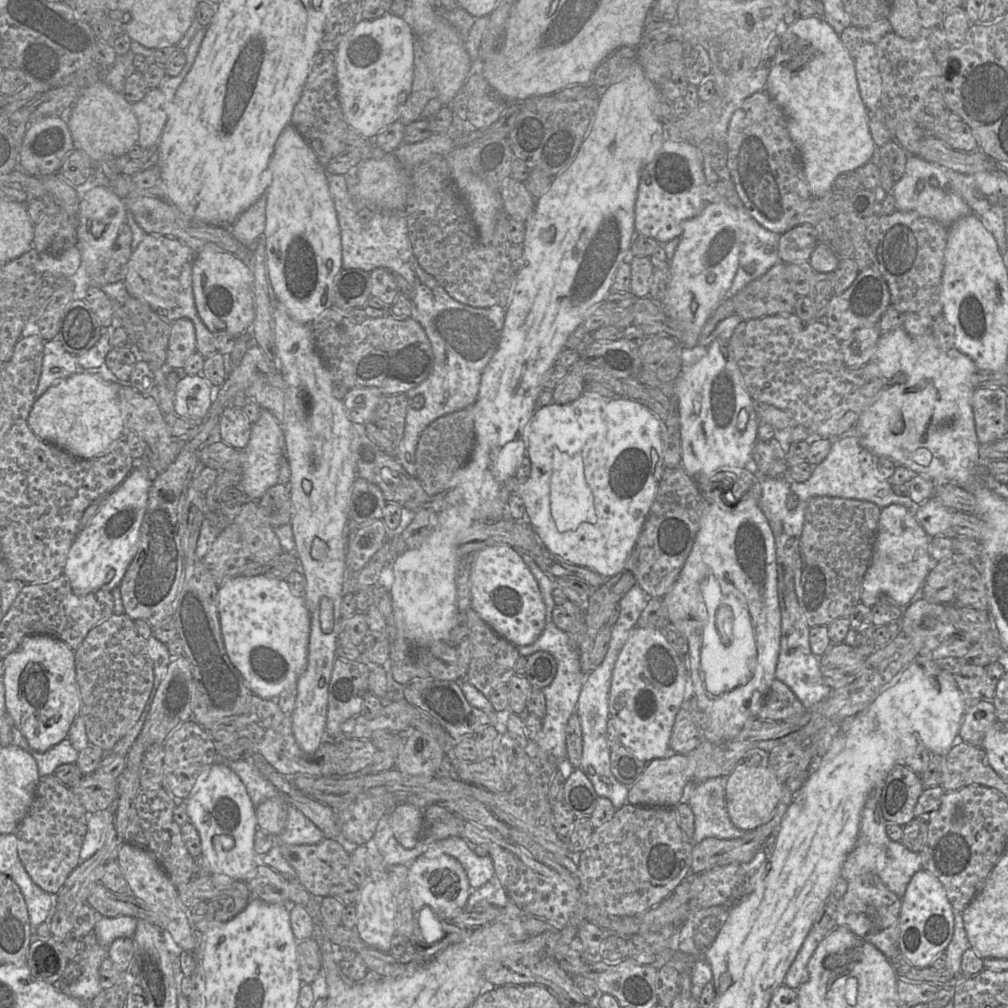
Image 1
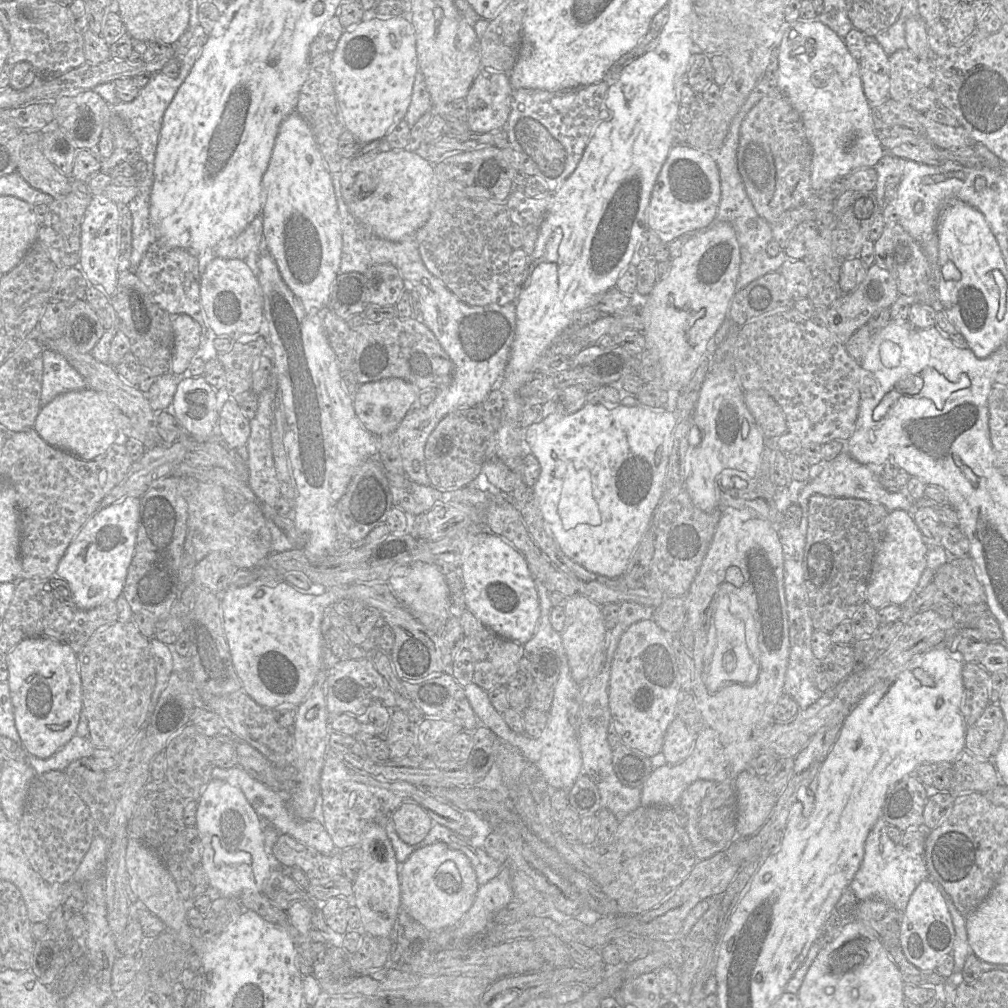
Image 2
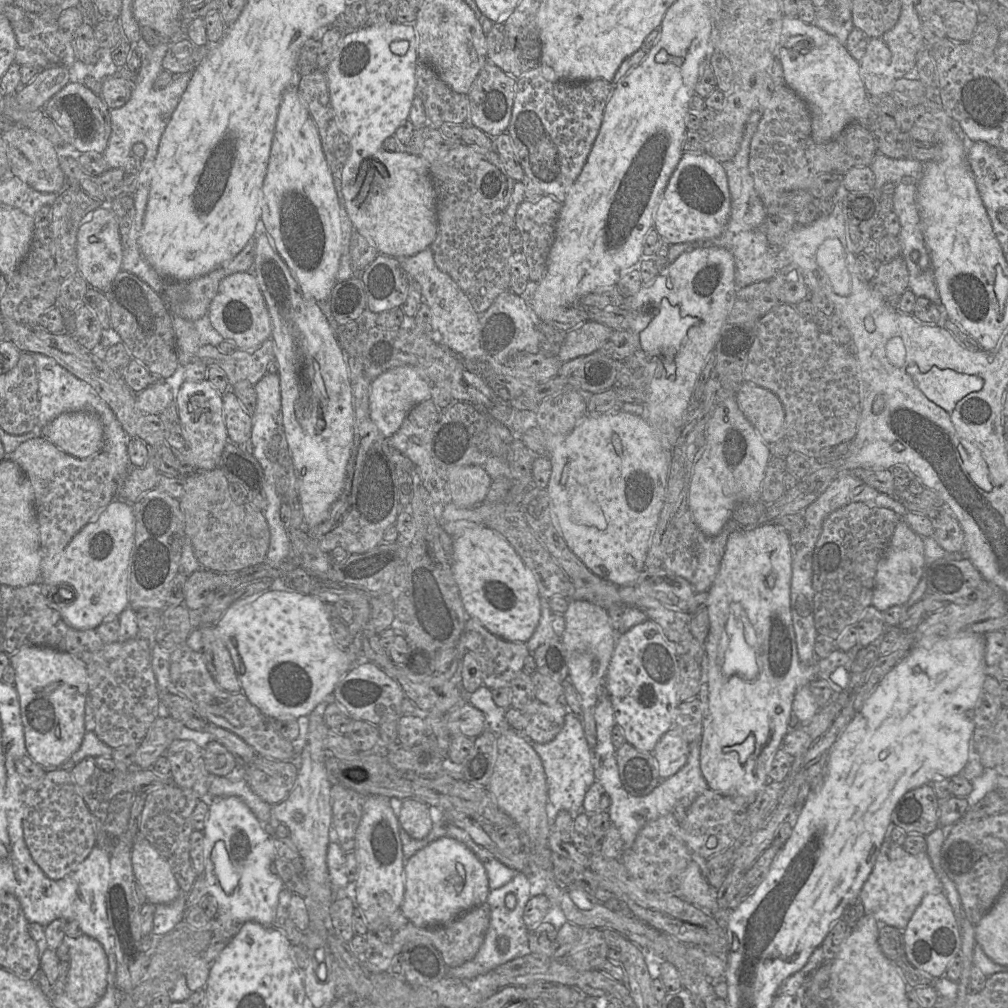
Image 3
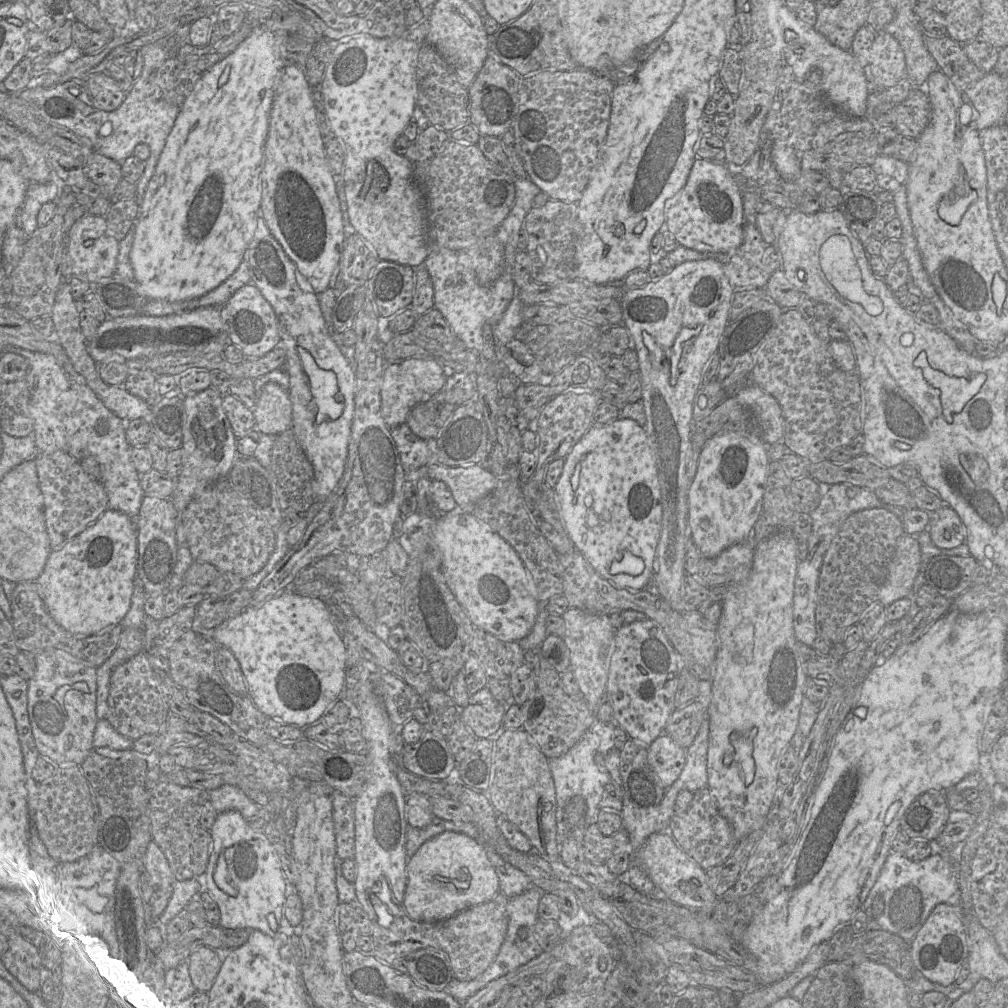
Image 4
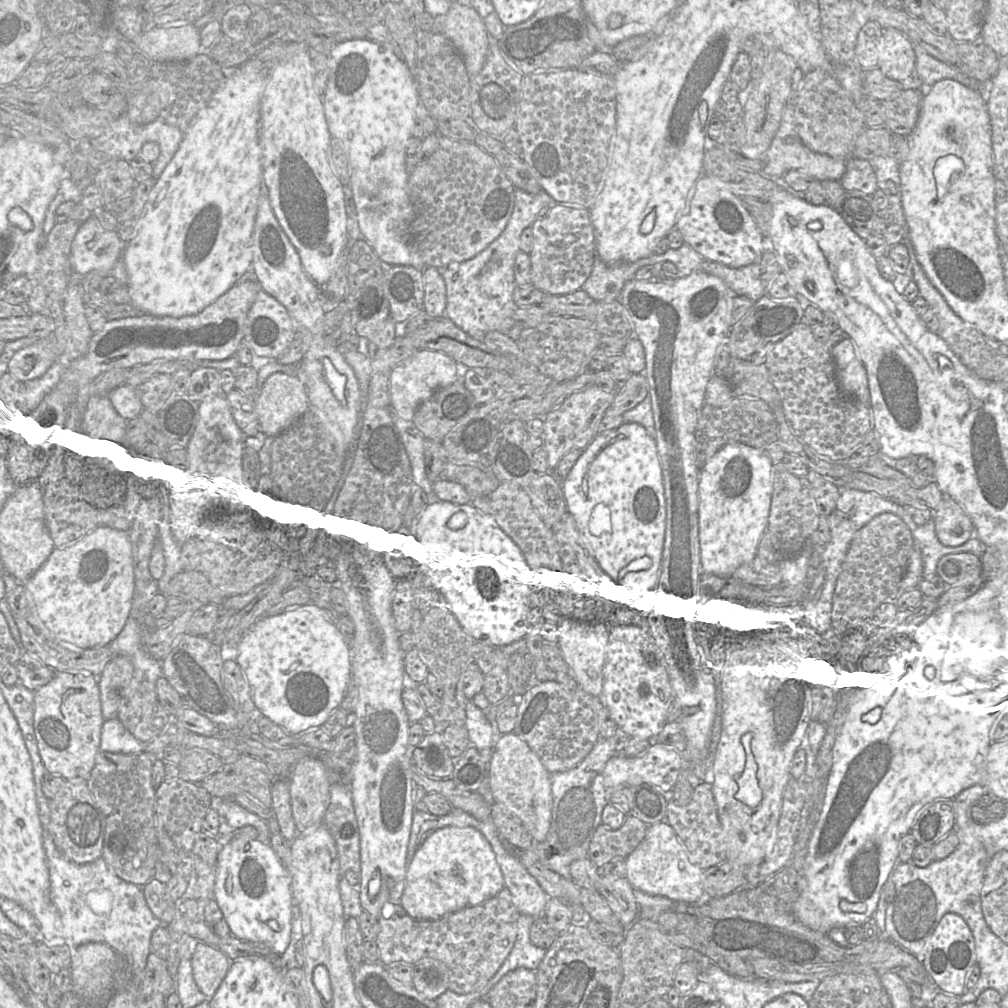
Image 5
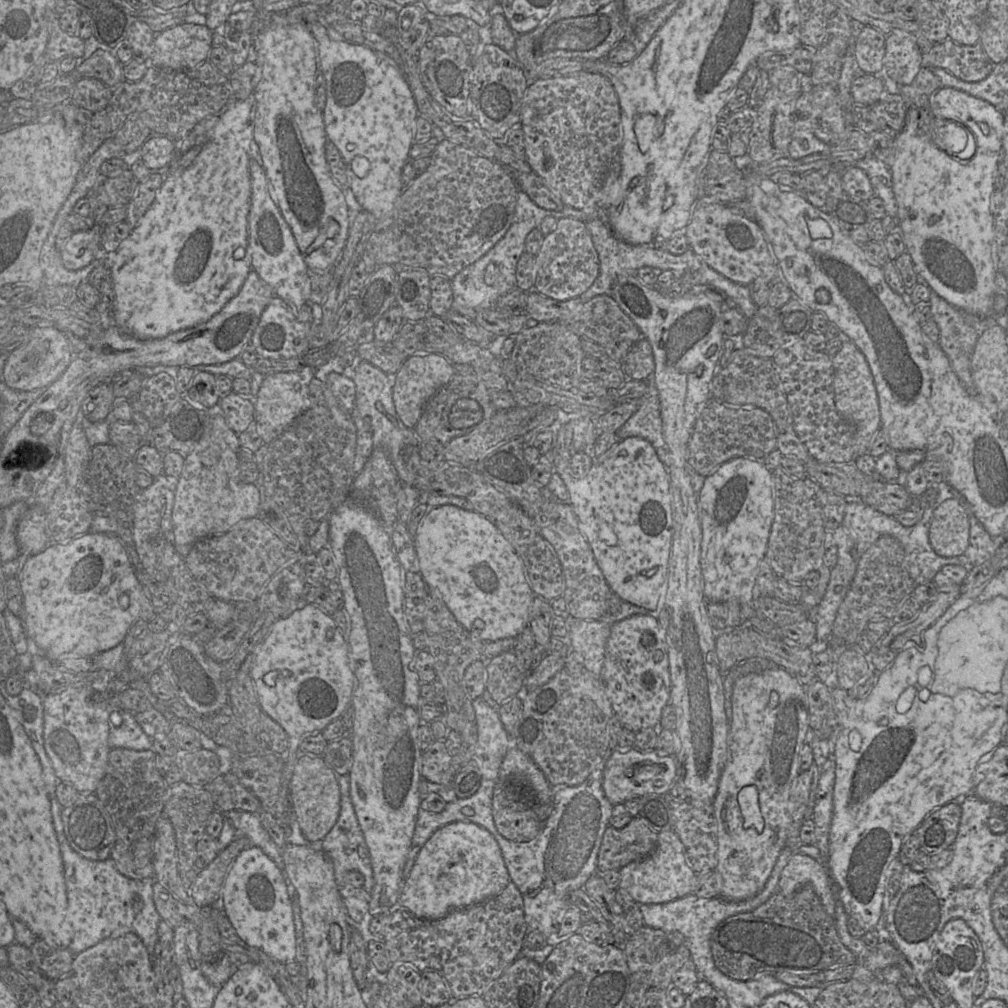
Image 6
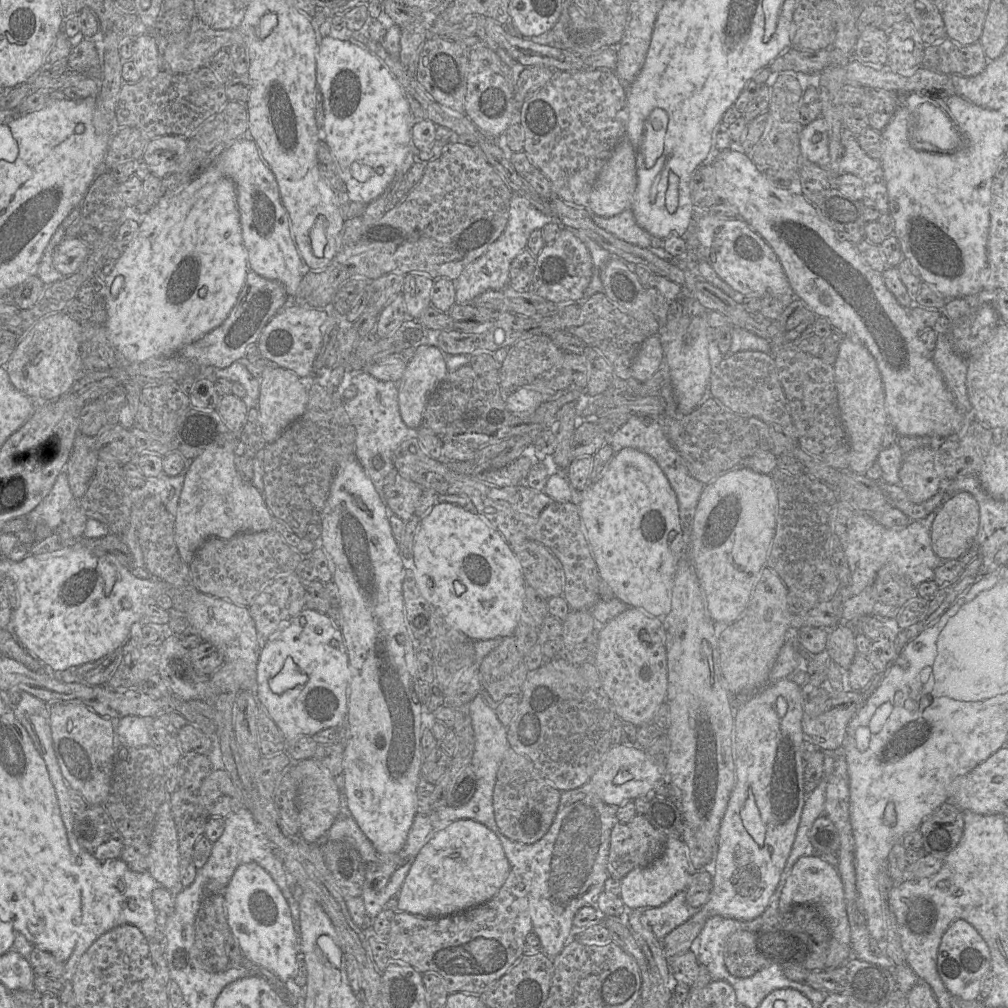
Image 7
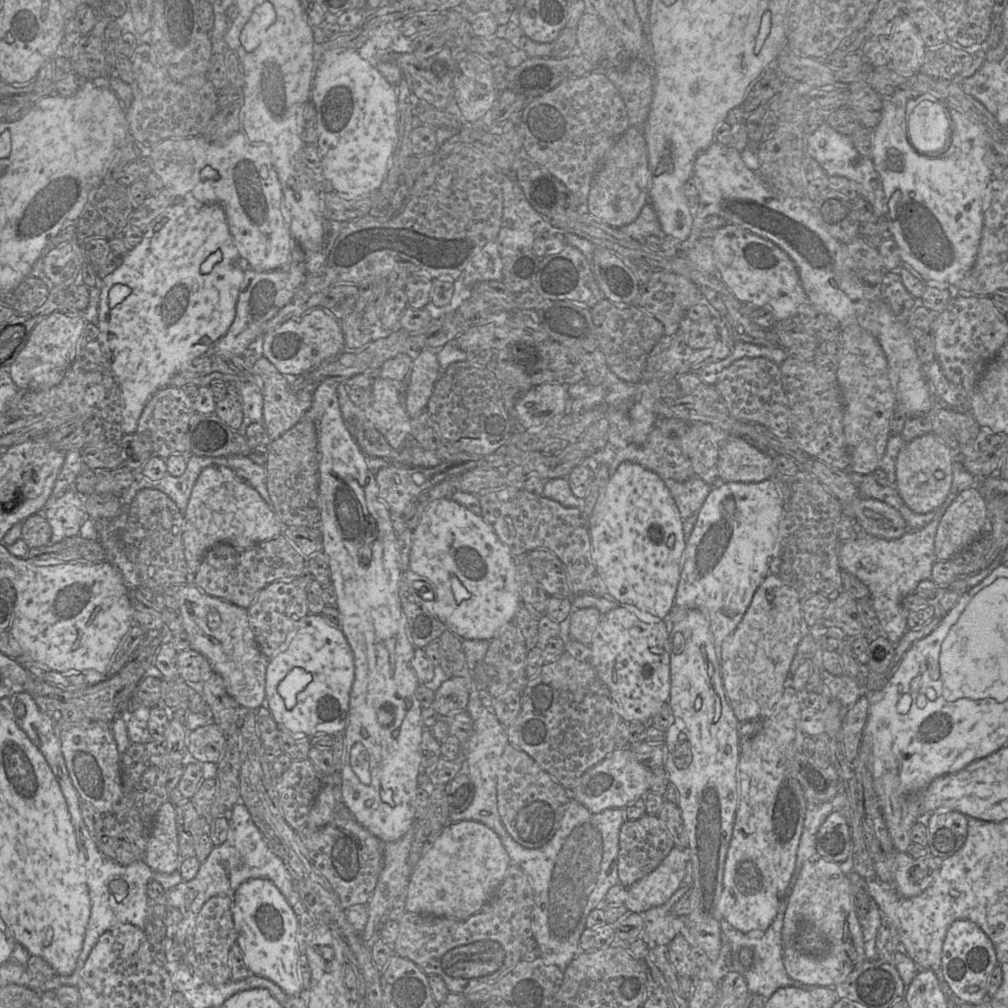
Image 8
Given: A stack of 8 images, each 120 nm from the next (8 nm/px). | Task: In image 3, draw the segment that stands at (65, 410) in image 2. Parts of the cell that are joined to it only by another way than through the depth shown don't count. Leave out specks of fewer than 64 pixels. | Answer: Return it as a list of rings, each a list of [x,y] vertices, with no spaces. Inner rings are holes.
[[[89,412],[64,413],[46,424],[40,434],[65,453],[85,459],[102,450],[103,428]]]

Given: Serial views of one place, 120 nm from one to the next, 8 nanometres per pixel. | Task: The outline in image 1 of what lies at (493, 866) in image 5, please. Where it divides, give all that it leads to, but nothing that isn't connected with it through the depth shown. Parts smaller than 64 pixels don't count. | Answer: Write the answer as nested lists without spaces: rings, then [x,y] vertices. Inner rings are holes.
[[[423,854],[418,856],[408,865],[407,882],[413,907],[412,918],[422,907],[429,907],[439,919],[451,921],[466,907],[472,892],[461,863],[447,854],[435,857],[425,857]]]

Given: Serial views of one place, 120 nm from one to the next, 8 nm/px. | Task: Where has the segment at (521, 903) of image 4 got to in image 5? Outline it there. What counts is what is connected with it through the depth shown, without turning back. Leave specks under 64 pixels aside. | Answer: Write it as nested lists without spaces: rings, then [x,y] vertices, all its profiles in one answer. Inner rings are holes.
[[[521,914],[518,919],[518,933],[515,940],[514,946],[509,953],[508,957],[505,959],[496,974],[488,981],[488,983],[482,988],[475,992],[476,994],[481,994],[481,998],[485,998],[492,987],[499,982],[499,980],[505,976],[507,973],[517,969],[517,968],[527,968],[532,971],[536,971],[543,960],[546,950],[535,946],[530,939],[530,928],[533,923],[534,917],[530,915]]]

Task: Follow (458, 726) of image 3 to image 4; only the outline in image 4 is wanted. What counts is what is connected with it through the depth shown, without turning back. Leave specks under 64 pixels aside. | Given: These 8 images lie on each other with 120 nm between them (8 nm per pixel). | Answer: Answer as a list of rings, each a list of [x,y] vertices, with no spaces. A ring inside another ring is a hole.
[[[498,703],[494,709],[486,709],[480,704],[468,704],[459,710],[459,719],[476,738],[488,738],[502,725],[509,706],[507,703]]]

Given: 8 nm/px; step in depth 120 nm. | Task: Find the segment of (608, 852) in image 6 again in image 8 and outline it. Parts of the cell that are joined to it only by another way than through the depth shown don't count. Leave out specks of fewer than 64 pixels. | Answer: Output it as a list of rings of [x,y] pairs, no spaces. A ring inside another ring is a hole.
[[[646,813],[637,820],[626,820],[619,833],[619,883],[627,888],[651,873],[661,864],[674,846],[672,836],[658,816]]]

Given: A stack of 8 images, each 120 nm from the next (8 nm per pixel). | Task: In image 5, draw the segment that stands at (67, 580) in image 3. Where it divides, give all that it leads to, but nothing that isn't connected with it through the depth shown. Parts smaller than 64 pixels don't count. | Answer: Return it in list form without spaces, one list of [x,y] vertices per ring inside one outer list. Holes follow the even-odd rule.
[[[99,521],[92,529],[64,547],[54,547],[43,565],[25,582],[38,615],[59,643],[76,652],[109,645],[123,629],[132,607],[135,568],[132,534],[127,527]]]

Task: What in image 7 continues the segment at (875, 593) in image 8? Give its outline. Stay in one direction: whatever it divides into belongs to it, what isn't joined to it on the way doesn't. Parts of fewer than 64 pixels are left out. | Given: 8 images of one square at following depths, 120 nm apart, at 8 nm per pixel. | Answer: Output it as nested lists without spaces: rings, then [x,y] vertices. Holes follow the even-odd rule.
[[[939,508],[903,528],[884,527],[868,513],[856,512],[852,526],[845,537],[840,538],[851,577],[849,585],[842,585],[839,589],[843,604],[840,624],[854,627],[863,616],[872,614],[870,587],[884,565],[891,565],[894,572],[909,580],[916,588],[925,581],[933,580],[935,569],[943,562],[935,555],[931,545],[931,527]]]

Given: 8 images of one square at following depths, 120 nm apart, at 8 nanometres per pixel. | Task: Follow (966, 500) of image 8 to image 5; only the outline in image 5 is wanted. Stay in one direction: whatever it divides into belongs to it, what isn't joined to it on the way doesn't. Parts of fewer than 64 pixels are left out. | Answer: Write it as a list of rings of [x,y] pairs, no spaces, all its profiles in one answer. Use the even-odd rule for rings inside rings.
[[[944,496],[932,519],[937,540],[946,548],[959,547],[974,536],[969,517],[951,498]]]

